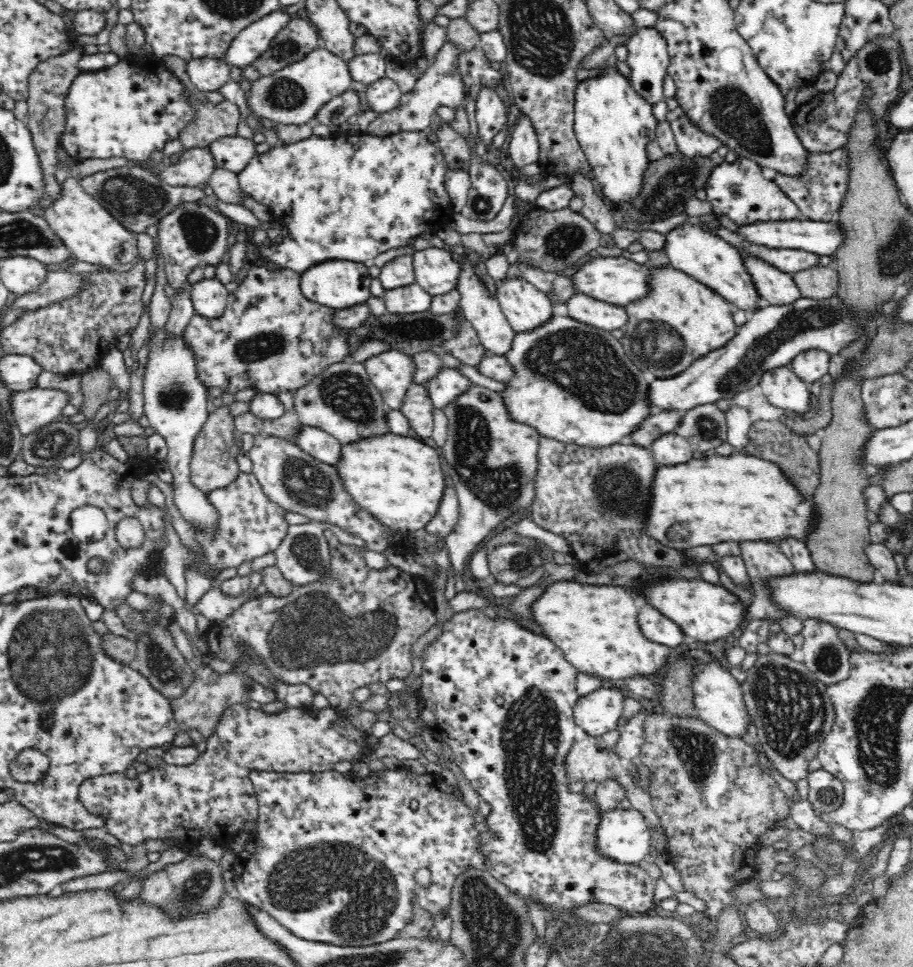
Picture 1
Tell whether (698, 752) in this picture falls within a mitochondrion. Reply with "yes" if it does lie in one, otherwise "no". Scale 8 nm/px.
yes

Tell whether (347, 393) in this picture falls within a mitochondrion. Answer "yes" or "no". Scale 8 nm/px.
yes

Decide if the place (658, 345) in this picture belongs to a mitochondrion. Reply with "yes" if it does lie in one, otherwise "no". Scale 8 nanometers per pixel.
yes

